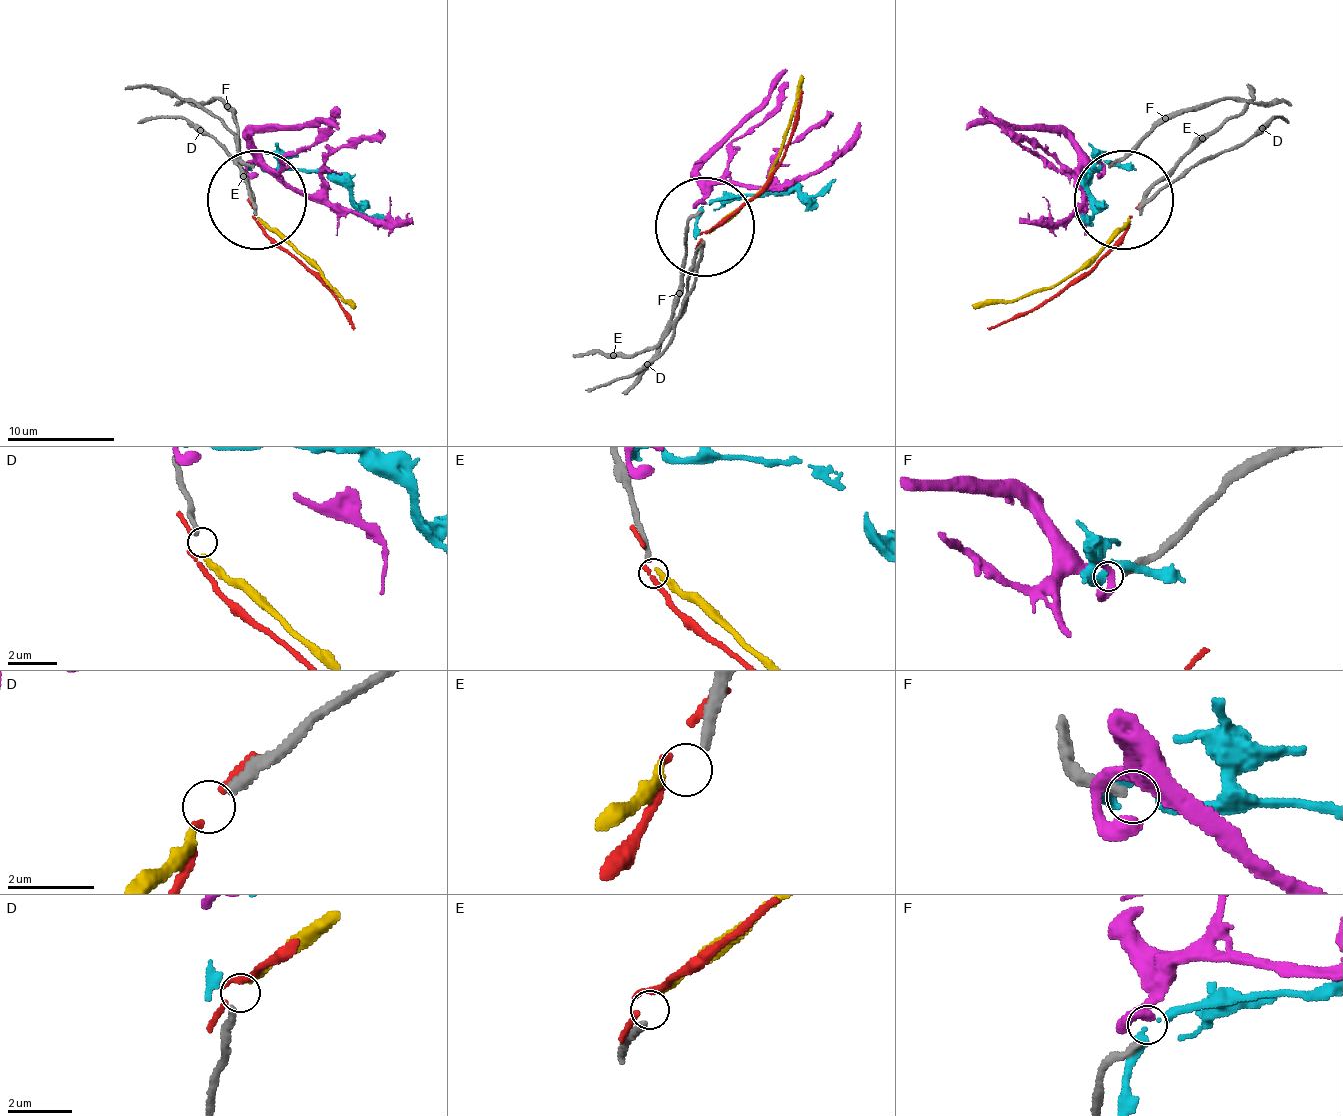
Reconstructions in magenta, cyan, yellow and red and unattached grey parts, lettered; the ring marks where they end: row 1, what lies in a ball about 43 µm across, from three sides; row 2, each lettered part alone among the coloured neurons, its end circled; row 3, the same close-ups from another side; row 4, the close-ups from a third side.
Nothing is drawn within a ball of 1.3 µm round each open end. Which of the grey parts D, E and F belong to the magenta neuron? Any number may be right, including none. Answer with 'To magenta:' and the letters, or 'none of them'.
To magenta: F

